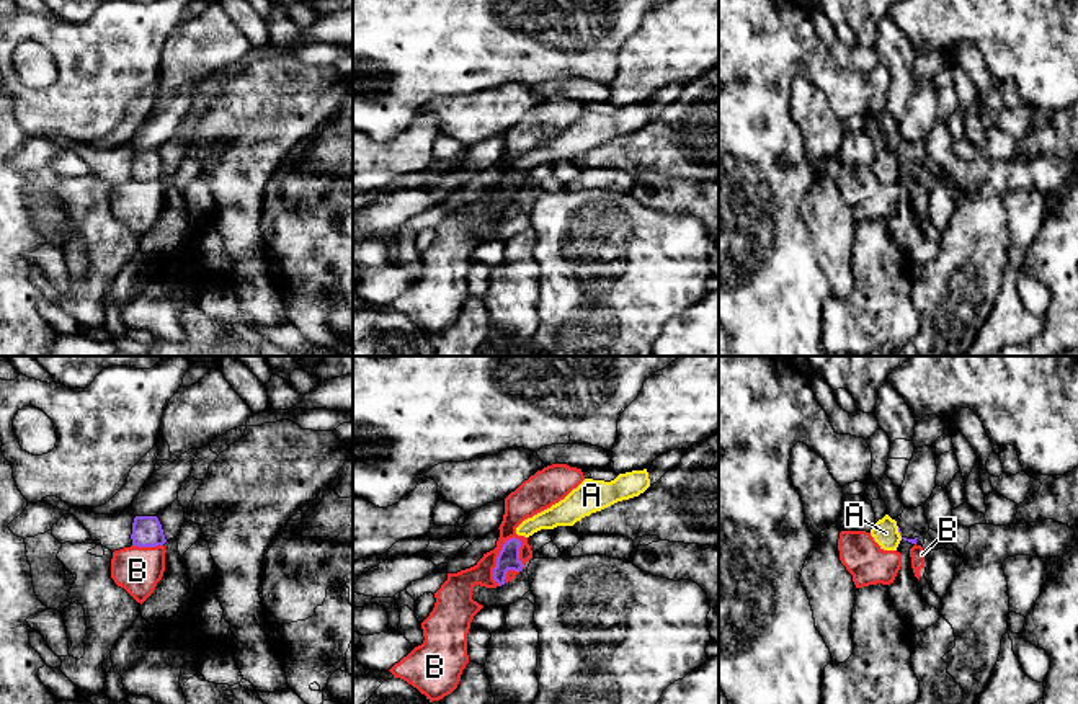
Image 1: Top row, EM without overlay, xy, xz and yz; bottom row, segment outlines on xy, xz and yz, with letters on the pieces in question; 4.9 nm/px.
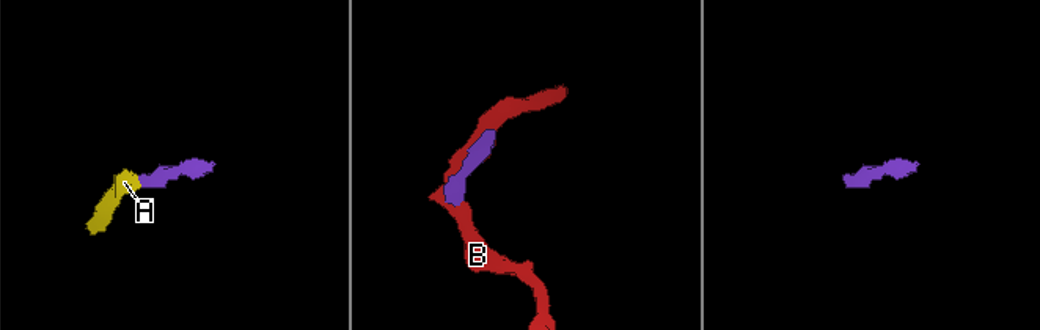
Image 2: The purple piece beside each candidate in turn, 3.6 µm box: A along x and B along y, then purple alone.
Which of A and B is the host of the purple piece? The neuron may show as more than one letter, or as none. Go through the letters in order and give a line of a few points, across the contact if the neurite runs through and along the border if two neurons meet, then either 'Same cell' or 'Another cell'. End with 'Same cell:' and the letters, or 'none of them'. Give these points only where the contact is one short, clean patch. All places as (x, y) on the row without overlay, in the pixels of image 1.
A: Line: yz (899, 162), (899, 165), (886, 167). Same cell
B: Another cell
Same cell: A

